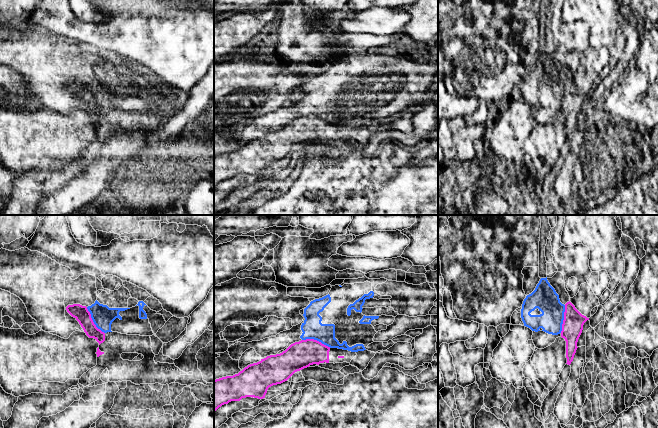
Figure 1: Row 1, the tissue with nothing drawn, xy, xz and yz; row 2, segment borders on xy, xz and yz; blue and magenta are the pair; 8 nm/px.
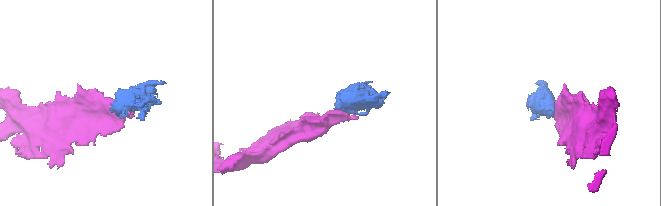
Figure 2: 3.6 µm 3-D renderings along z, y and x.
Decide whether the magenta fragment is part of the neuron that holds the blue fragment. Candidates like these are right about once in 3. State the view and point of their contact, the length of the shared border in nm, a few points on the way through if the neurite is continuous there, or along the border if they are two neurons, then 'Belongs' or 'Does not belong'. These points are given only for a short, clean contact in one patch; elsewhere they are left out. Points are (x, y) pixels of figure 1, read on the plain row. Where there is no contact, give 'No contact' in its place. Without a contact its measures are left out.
Touches blue at xy (93, 97). Shared border 260 nm. Boundary: xy (86, 83), (93, 99), (104, 109). Does not belong

